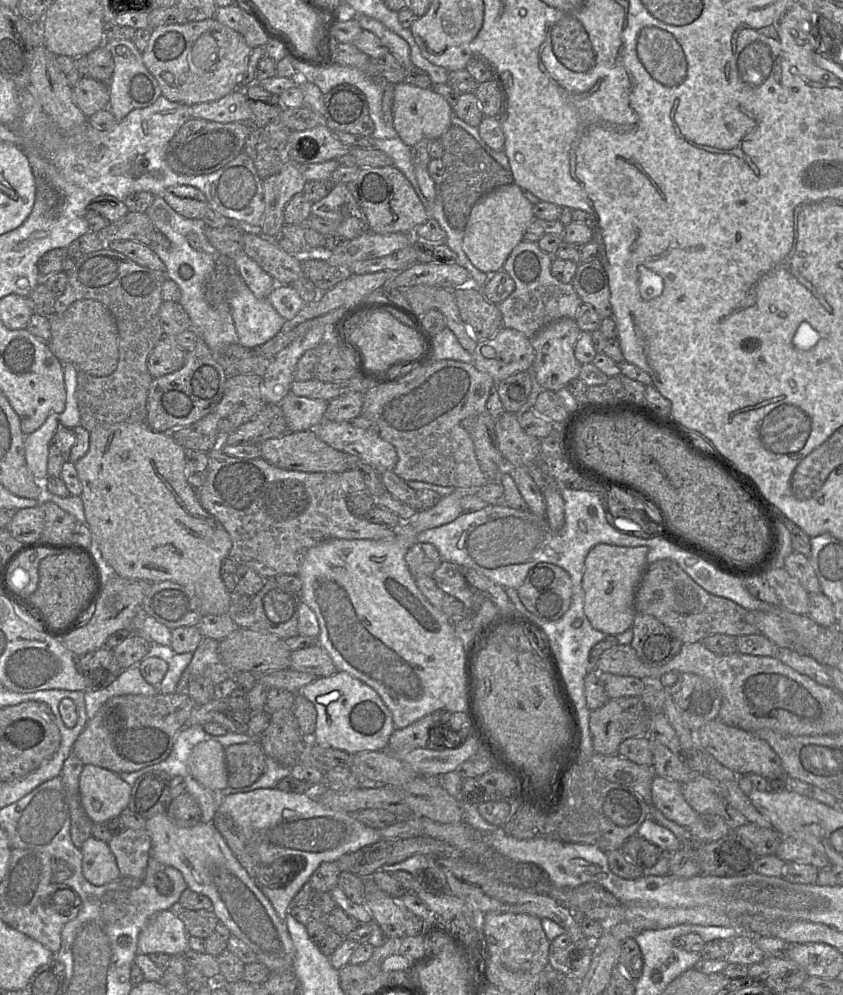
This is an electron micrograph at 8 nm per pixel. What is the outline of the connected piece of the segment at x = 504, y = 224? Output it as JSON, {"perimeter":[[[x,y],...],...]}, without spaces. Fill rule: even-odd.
{"perimeter":[[[515,183],[502,185],[483,195],[473,206],[464,230],[463,251],[480,271],[494,274],[502,270],[511,251],[523,240],[528,225],[534,219],[536,217],[533,214],[533,204],[525,198],[522,189]]]}

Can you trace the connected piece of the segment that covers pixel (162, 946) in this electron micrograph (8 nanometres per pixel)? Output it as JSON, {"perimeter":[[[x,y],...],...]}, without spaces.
{"perimeter":[[[169,910],[153,915],[139,934],[138,951],[184,955],[189,951],[188,934],[180,917]]]}

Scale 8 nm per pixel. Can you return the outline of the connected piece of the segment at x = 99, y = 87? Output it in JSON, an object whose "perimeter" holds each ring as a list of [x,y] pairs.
{"perimeter":[[[82,76],[73,87],[73,97],[78,108],[87,118],[109,107],[110,96],[107,83],[89,76]]]}

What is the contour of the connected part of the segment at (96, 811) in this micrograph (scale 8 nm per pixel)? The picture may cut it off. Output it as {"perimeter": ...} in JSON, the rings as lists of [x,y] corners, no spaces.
{"perimeter":[[[83,766],[79,779],[82,806],[94,823],[119,816],[128,807],[132,786],[103,767]]]}

